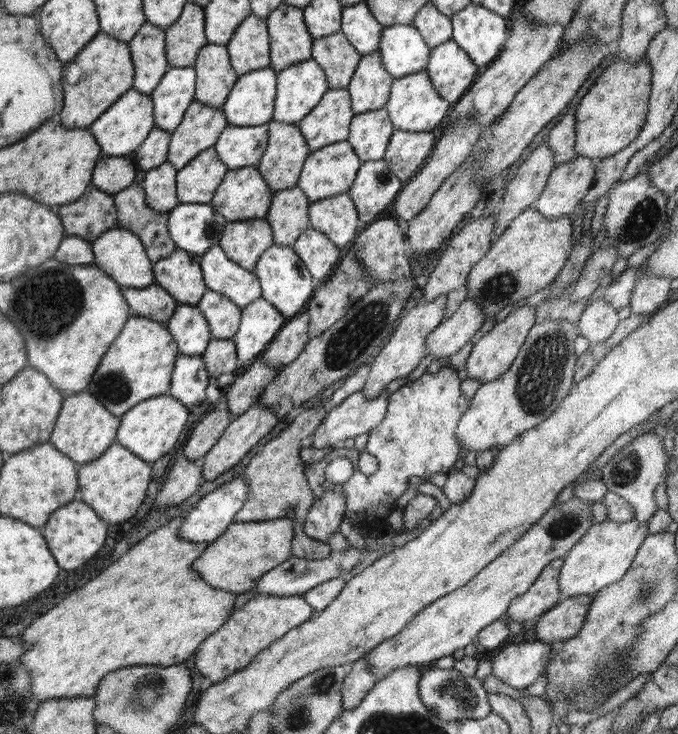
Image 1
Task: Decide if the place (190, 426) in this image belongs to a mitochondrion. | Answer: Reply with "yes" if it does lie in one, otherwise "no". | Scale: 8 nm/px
no

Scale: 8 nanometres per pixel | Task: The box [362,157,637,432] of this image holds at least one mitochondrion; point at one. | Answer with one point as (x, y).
(542, 369)

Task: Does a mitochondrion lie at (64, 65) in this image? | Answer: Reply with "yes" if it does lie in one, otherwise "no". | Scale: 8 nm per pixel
no

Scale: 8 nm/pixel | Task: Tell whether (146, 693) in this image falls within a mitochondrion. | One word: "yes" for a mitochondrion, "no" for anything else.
yes

